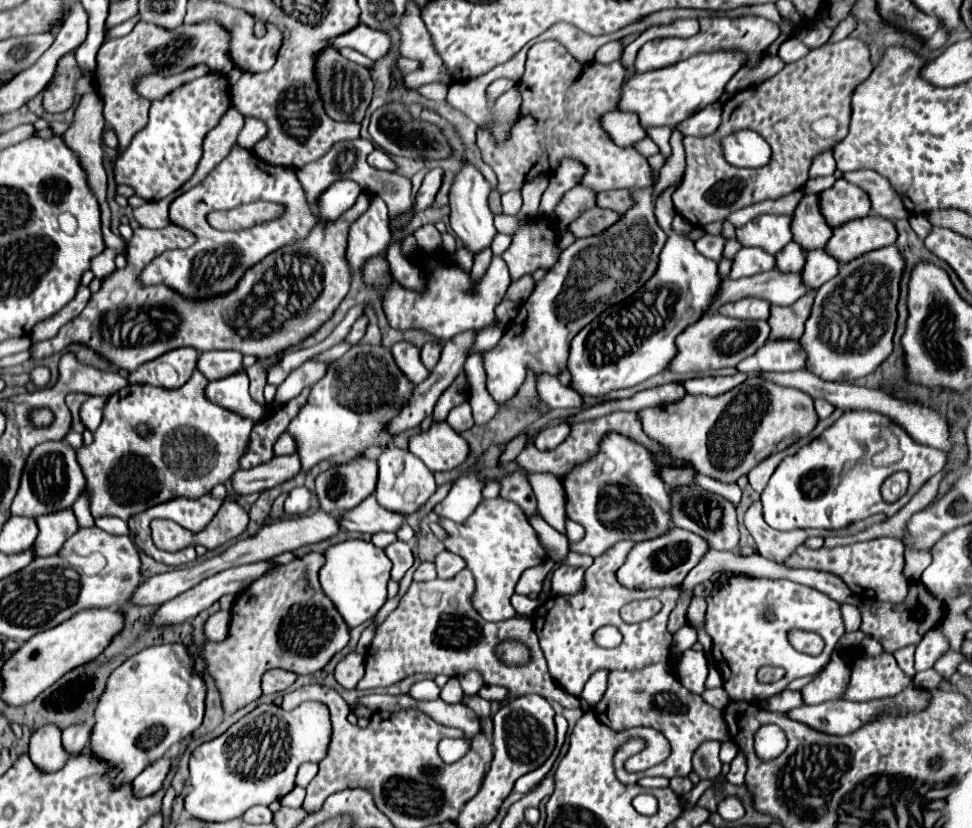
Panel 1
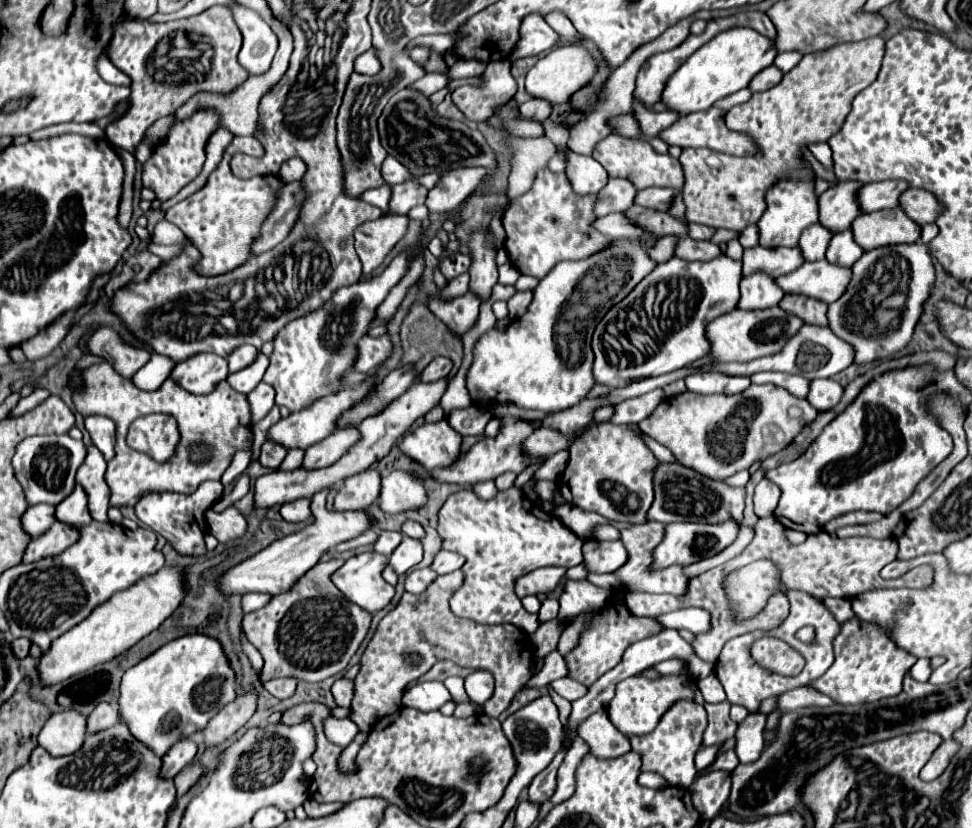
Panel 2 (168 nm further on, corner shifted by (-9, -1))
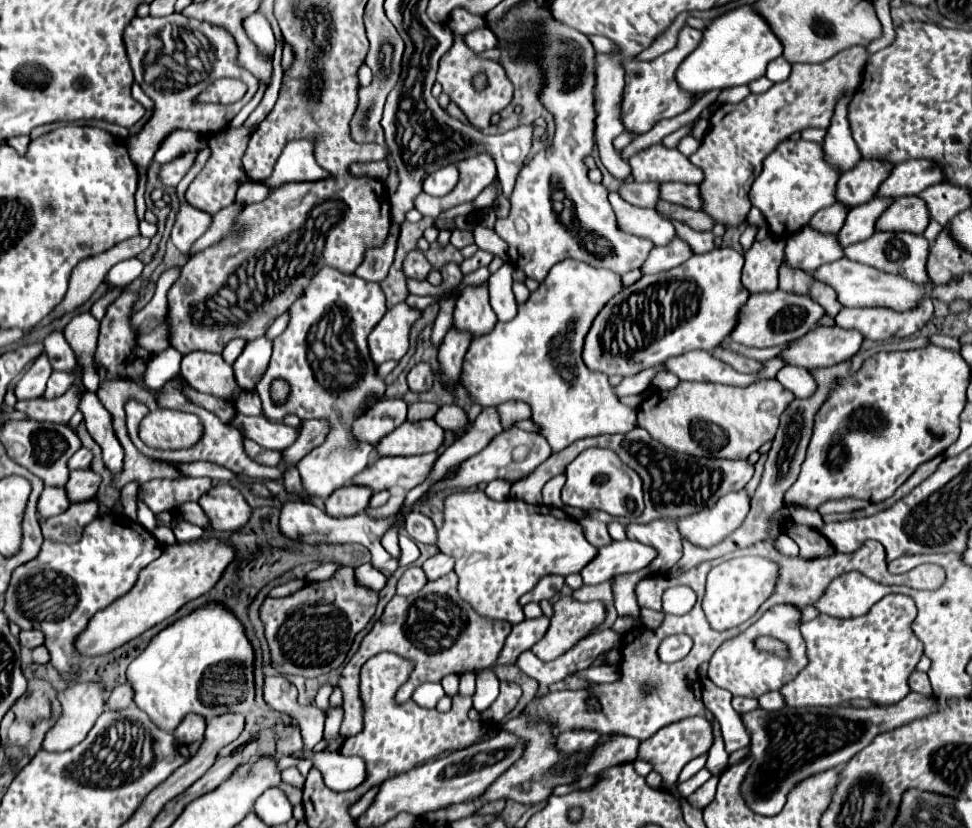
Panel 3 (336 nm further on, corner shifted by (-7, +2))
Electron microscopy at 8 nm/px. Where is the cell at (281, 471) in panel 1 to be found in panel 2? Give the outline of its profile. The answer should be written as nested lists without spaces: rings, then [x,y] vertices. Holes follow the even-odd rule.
[[[357,427],[349,429],[337,429],[333,435],[323,439],[321,443],[315,443],[305,453],[303,467],[317,469],[317,467],[329,467],[335,461],[339,461],[343,455],[349,453],[349,449],[361,441],[361,433]]]

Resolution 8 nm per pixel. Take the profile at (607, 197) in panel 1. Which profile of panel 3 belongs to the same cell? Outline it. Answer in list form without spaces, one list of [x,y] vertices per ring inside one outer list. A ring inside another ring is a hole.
[[[669,182],[669,184],[661,184],[659,188],[661,200],[665,202],[673,202],[685,208],[701,208],[701,200],[699,200],[699,190],[695,184],[681,184],[681,182]]]

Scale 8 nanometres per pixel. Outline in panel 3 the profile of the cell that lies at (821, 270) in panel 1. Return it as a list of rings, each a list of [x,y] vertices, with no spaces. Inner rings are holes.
[[[873,198],[871,202],[853,208],[847,214],[847,220],[843,224],[843,228],[837,232],[837,240],[841,244],[841,248],[847,248],[855,242],[863,242],[867,240],[875,230],[875,220],[881,216],[881,212],[891,204],[889,198]]]

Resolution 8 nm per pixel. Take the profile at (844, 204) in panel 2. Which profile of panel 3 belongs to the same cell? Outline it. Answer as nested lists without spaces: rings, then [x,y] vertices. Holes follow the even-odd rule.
[[[861,160],[853,170],[843,172],[839,176],[835,200],[847,204],[847,208],[855,208],[855,204],[863,204],[875,196],[877,186],[891,172],[891,164]]]

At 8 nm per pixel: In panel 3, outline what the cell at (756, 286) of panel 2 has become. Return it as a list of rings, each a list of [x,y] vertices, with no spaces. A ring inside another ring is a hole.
[[[767,236],[761,242],[753,242],[753,246],[745,252],[741,282],[749,294],[777,290],[777,270],[783,264],[783,250],[785,240]]]

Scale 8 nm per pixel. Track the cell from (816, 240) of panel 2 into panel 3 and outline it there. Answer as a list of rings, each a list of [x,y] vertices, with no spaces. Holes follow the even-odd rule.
[[[835,202],[833,206],[827,206],[827,208],[819,210],[819,212],[811,218],[809,226],[815,228],[817,232],[823,232],[823,234],[837,234],[837,232],[841,230],[843,222],[845,222],[847,212],[849,212],[849,210],[847,210],[843,204]]]

